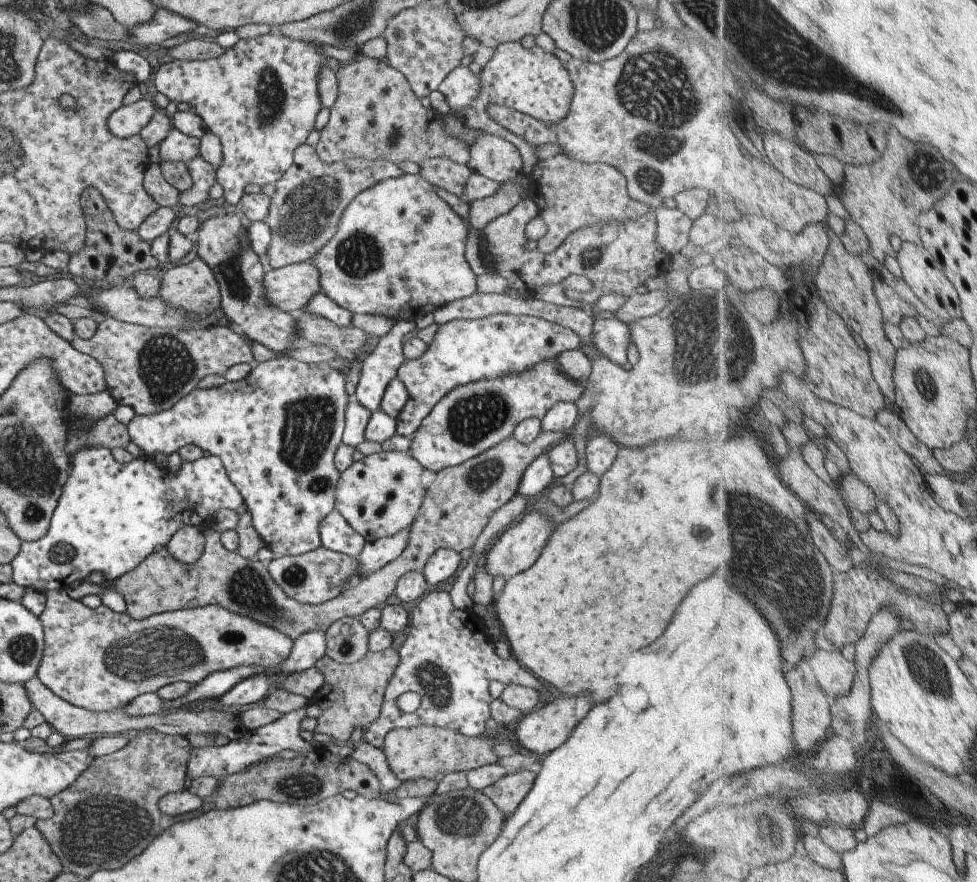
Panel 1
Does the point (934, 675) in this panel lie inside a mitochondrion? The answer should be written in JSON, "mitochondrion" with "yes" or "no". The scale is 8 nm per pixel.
{"mitochondrion":"yes"}

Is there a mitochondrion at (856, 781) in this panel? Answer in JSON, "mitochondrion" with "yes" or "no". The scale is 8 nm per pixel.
{"mitochondrion":"no"}

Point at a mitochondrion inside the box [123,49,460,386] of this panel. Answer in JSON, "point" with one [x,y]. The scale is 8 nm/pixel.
{"point":[301,218]}

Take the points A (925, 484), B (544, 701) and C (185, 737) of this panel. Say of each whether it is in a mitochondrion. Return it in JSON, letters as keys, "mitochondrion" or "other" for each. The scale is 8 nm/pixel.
{"A":"other","B":"other","C":"other"}

